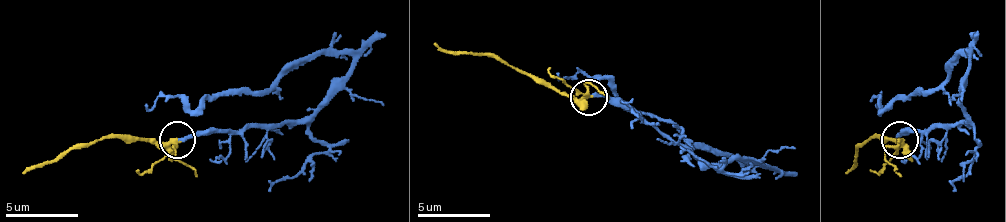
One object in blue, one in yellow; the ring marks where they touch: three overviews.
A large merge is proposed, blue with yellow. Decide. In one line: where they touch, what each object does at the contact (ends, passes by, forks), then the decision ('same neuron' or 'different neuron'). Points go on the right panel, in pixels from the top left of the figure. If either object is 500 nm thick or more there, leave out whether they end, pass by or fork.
place (899, 140); blue ends; yellow forks; same neuron

